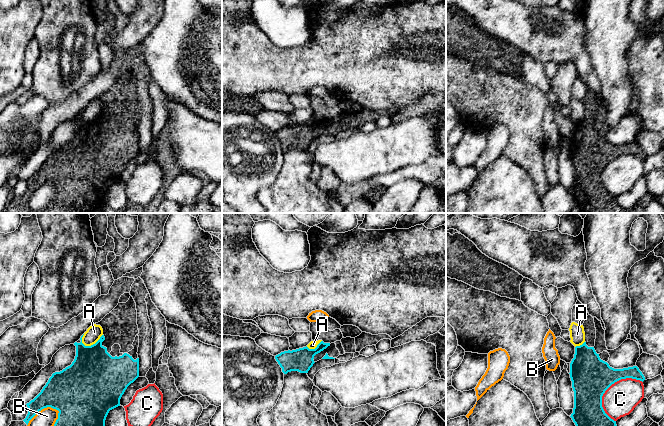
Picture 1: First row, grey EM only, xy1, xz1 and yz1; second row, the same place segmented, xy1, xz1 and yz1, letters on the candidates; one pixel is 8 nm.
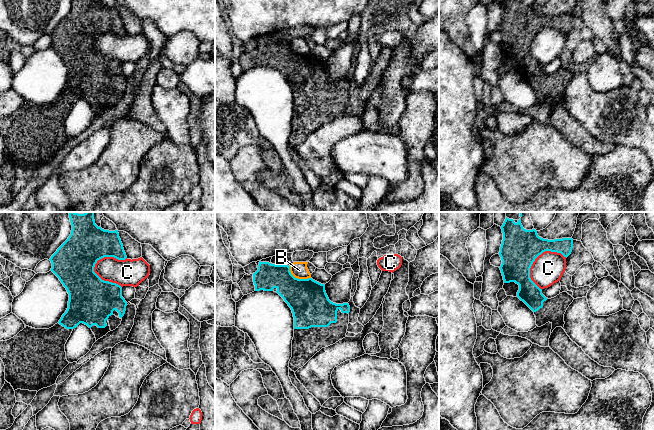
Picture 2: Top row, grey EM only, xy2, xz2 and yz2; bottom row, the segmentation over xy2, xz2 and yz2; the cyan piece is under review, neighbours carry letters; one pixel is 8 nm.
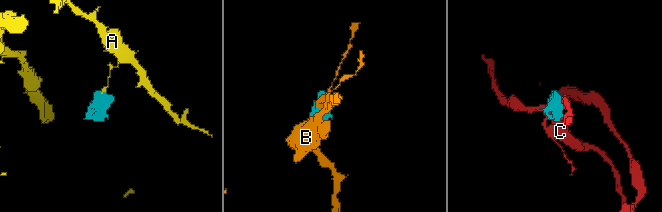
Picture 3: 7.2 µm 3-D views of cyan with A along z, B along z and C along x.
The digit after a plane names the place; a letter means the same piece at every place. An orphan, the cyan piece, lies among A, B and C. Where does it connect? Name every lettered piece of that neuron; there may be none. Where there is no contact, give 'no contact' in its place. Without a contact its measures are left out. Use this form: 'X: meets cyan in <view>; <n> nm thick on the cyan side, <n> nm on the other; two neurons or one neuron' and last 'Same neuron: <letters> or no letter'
A: meets cyan in xy1; 420 nm thick on the cyan side, 120 nm on the other; two neurons
B: meets cyan in xy1; 340 nm thick on the cyan side, 170 nm on the other; two neurons
C: meets cyan in yz1; 320 nm thick on the cyan side, 260 nm on the other; two neurons
Same neuron: no letter

